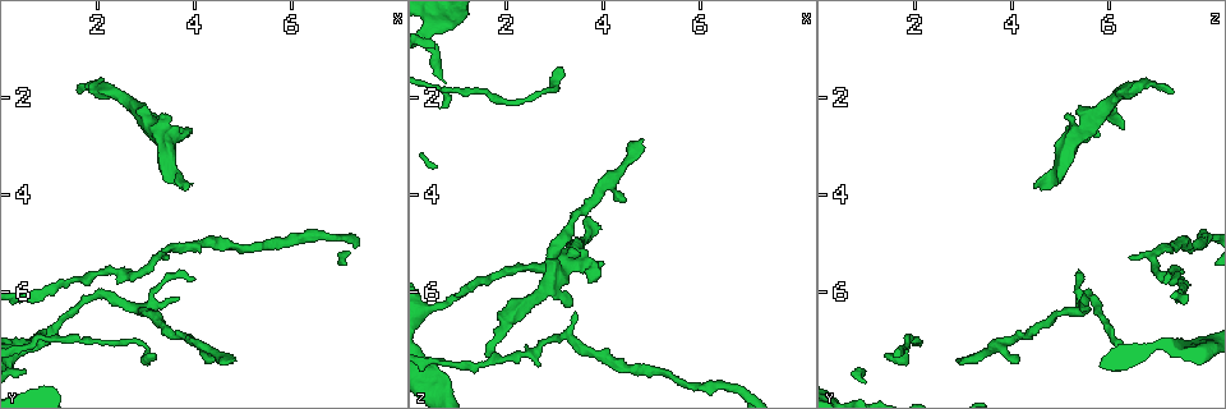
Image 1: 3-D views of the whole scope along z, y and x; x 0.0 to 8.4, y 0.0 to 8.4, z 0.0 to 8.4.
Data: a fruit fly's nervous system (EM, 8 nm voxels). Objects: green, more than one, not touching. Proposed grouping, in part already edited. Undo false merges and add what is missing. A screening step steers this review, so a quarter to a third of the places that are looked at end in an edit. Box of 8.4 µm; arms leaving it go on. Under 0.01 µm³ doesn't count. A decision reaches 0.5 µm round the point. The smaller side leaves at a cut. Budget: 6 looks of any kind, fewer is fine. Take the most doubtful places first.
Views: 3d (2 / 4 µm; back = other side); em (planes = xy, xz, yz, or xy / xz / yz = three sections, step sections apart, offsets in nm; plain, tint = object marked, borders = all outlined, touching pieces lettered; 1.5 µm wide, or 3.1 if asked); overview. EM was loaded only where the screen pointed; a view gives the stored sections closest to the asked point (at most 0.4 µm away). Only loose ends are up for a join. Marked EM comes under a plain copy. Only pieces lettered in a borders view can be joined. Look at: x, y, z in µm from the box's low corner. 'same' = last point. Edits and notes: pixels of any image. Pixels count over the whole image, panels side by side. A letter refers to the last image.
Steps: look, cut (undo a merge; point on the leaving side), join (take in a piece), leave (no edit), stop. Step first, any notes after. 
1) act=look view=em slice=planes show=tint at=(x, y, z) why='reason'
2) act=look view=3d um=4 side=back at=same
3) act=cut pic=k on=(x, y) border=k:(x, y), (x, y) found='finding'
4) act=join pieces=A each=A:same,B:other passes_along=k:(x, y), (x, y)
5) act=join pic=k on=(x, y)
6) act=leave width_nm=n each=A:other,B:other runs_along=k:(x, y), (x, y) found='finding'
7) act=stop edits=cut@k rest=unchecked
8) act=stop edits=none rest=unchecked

act=look view=em slice=xz step=4 show=tint at=(1.60, 1.90, 7.25) why='thin end'

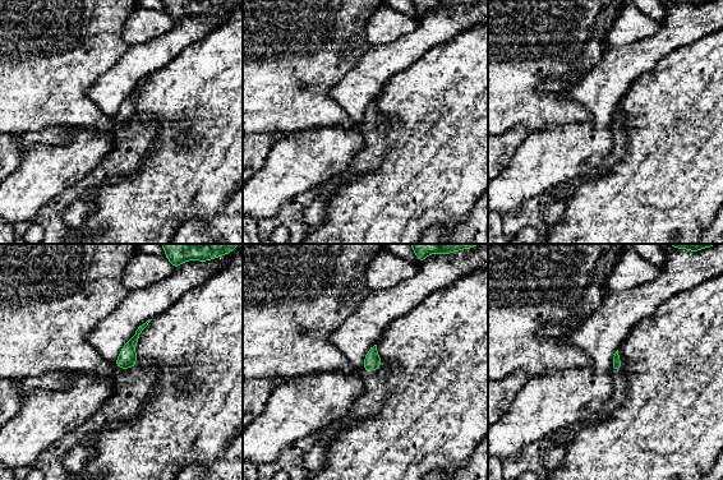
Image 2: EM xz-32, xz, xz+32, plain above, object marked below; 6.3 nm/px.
act=look view=em slice=planes show=borders at=same why='another direction'

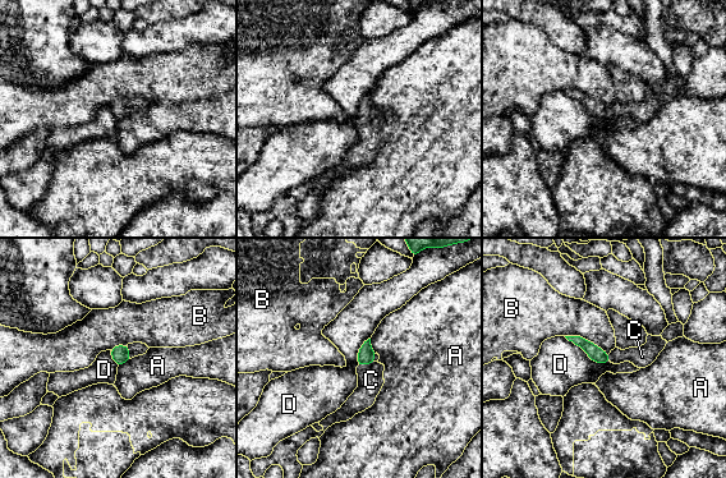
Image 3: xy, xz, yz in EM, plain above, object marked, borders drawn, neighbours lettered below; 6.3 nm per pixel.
act=join pieces=C each=A:other,B:other,C:same,D:other passes_along=3:(366, 355), (366, 364), (371, 380) found='it goes on there'

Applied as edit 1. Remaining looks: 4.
act=look view=overview why='see it whole again'

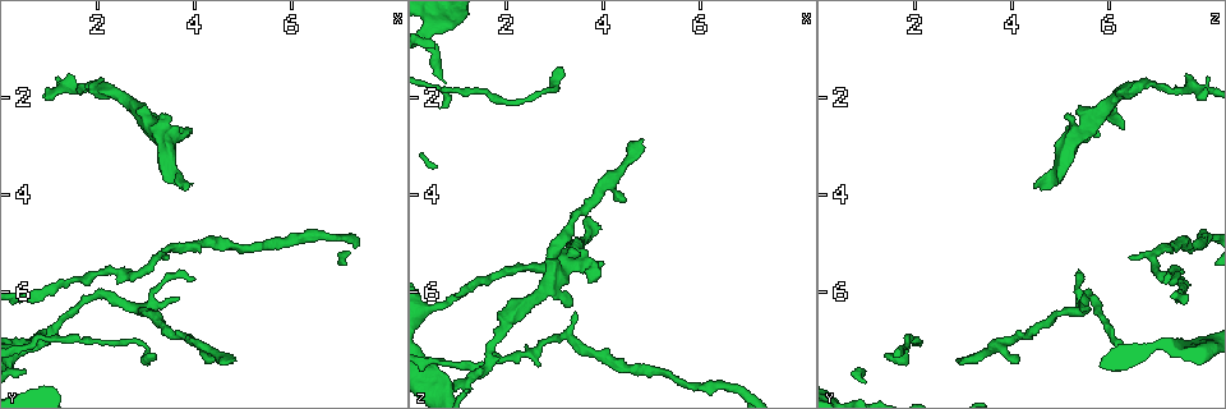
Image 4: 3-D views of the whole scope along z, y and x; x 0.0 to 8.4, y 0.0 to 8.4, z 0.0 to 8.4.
act=look view=em slice=yz step=4 show=borders at=(4.80, 7.40, 2.90) why='an open end'

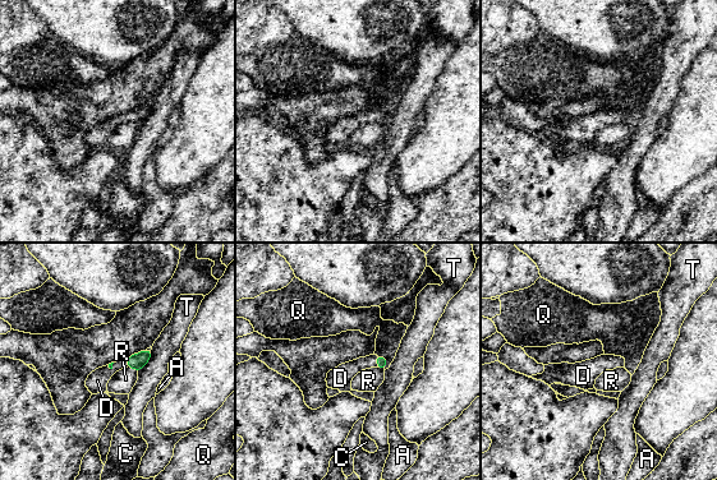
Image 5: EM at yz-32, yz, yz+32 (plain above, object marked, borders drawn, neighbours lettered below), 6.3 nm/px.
act=join pieces=D each=A:other,C:other,D:same,Q:other,R:other,T:other passes_along=5:(381, 361), (377, 361), (341, 377) found='it goes on there'

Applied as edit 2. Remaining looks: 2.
act=stop edits=join@3,join@5 rest=unchecked

